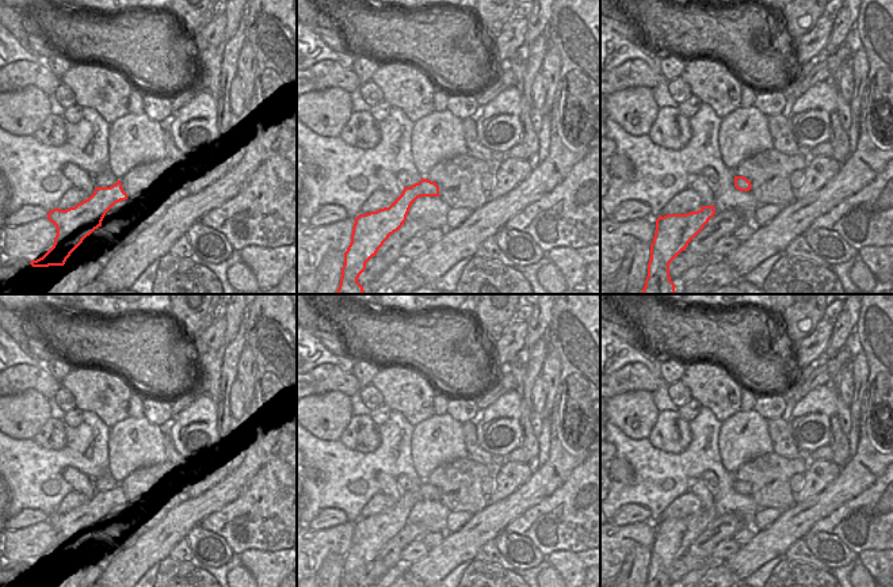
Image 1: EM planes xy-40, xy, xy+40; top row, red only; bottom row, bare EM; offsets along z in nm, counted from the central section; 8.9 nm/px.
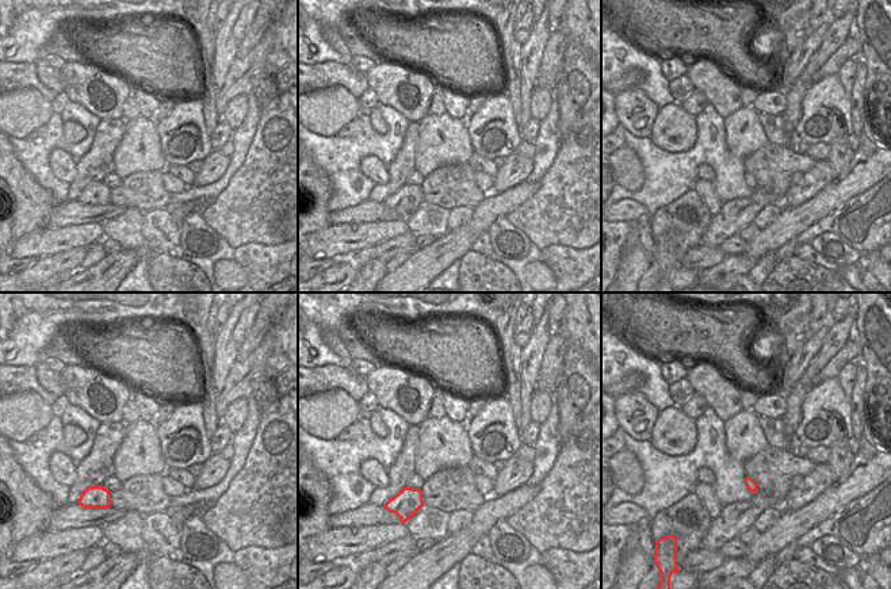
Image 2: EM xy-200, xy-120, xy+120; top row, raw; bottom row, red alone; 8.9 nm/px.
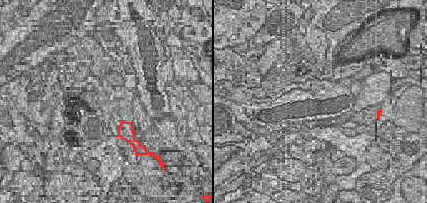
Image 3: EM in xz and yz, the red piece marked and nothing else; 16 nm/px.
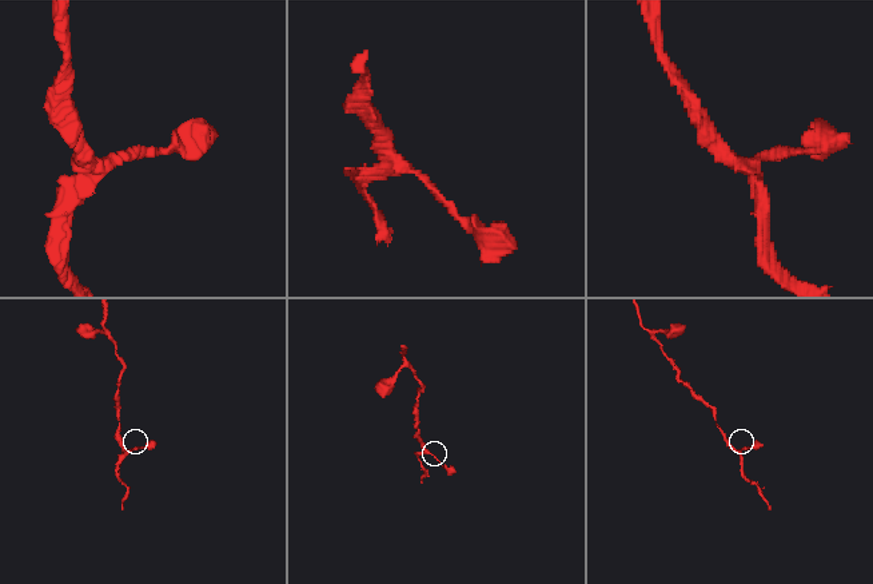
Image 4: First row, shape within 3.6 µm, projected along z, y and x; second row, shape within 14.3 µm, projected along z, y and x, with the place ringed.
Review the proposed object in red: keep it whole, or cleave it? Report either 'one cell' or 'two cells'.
one cell

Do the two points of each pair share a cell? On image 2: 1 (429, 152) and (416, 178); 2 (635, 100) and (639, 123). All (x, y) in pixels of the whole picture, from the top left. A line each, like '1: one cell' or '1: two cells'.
1: two cells
2: one cell

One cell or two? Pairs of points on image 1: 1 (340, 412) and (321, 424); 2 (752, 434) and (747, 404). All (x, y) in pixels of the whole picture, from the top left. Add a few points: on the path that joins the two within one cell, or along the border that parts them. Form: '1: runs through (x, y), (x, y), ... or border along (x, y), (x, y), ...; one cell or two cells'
1: runs through (336, 414), (325, 423); one cell
2: border along (751, 408), (748, 411), (739, 411); two cells

